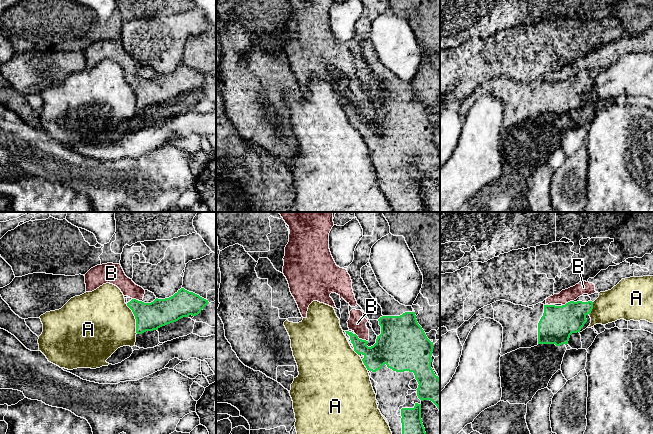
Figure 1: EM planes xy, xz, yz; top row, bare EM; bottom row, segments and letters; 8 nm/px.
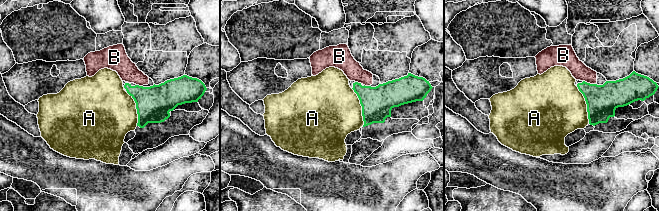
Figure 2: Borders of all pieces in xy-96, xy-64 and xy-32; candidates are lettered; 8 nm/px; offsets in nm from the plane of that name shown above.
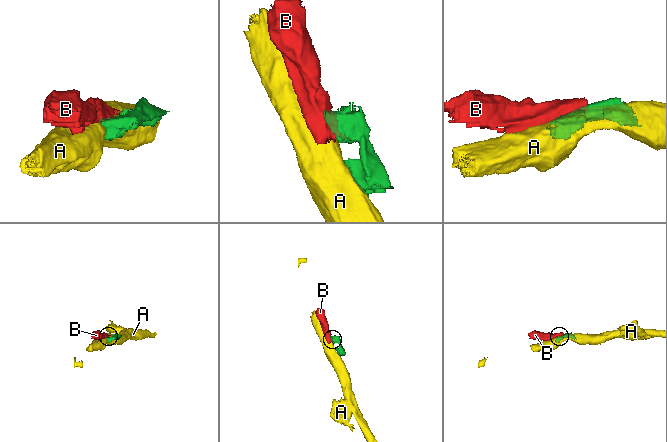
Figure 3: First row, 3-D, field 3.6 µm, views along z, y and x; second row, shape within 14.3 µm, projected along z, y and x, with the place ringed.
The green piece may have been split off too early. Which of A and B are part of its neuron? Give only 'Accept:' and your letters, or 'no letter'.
Accept: no letter

